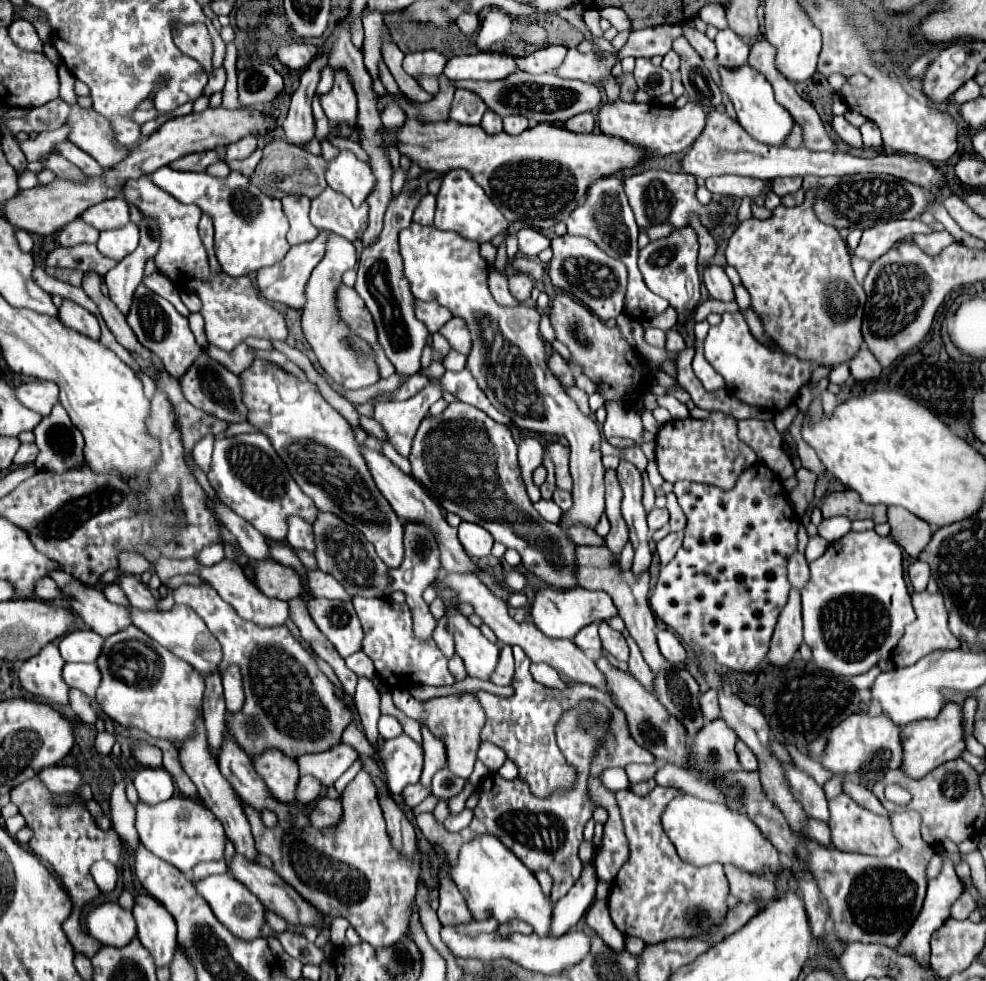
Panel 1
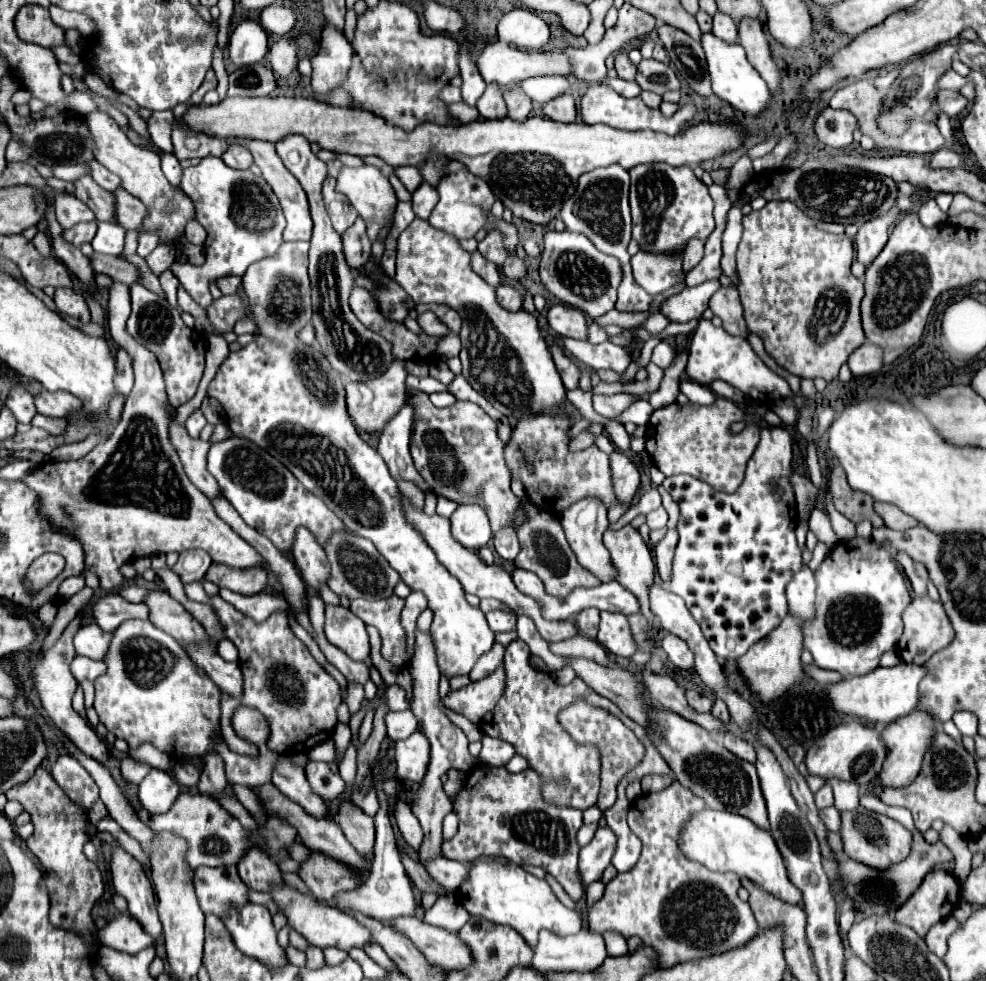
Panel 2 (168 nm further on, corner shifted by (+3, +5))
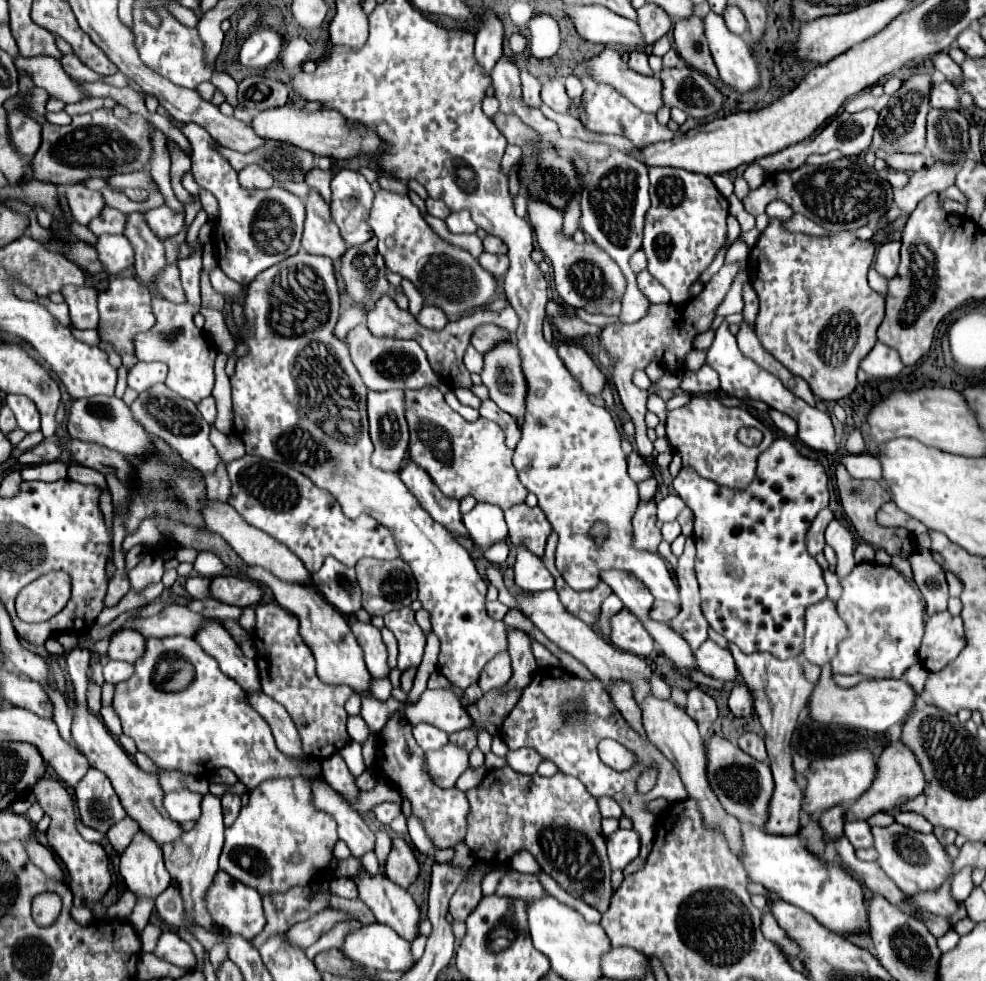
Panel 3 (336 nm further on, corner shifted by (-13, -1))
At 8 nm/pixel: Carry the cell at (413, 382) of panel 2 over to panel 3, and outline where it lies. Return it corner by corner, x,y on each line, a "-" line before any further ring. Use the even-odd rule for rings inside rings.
462,388
462,390
454,390
454,392
456,392
456,398
458,398
462,404
472,406
472,408
478,408
478,406
480,406
480,398
476,398
470,390

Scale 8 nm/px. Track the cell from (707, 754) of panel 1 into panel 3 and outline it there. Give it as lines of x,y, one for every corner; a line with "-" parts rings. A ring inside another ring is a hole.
744,684
736,686
732,690
730,698
728,698
728,706
730,706
732,714
736,714
736,716
742,716
742,714
750,712
750,706
752,706
750,702
752,702
752,696
750,696
750,692
748,692
748,688

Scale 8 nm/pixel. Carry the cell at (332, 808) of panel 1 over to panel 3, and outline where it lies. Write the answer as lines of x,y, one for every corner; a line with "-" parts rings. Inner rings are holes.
402,838
392,840
392,850
384,862
386,876
402,888
408,888
418,876
418,862
410,850
410,846

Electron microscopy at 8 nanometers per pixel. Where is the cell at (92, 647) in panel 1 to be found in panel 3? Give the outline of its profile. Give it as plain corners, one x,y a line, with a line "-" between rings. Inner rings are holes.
130,628
116,632
110,638
110,646
108,646
108,658
112,660
124,660
124,662
134,662
136,658
142,656
144,652
144,642
146,638

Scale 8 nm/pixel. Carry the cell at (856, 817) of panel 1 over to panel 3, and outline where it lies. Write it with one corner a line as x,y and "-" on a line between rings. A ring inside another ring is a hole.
894,822
884,828
872,826
872,836
880,868
906,896
912,896
920,890
934,890
950,878
950,858
946,856
944,846
936,840
934,834
920,834

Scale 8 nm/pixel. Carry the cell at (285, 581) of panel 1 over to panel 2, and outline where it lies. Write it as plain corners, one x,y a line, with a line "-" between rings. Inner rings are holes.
212,564
204,576
204,580
214,582
218,588
228,588
232,592
238,592
242,596
258,594
262,588
268,586
266,572
262,568
250,568
250,570
236,570
236,568
224,568
220,564

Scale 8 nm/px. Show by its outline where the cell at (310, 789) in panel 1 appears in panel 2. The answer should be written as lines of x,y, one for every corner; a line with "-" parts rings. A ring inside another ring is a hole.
308,762
306,776
308,776
308,782
312,784
314,792
324,796
326,800
342,798
346,792
346,782
342,780
342,776
338,772
338,764

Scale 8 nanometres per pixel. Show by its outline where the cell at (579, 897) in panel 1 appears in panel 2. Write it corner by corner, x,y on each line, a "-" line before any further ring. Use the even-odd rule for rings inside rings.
608,826
598,828
592,842
580,850
580,874
586,886
602,878
602,872
610,864
614,850
616,850
616,834

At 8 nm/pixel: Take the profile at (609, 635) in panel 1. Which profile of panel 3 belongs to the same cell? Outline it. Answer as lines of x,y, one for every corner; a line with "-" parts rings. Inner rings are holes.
622,608
612,618
610,640
620,650
632,652
642,658
648,658
654,652
652,636
648,634
648,630
644,630
644,624
628,608

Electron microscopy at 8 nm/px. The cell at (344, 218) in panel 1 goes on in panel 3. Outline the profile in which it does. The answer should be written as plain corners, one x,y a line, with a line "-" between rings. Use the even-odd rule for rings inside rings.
340,170
332,180
332,220
340,228
346,246
358,246
372,238
368,224
374,192
356,170

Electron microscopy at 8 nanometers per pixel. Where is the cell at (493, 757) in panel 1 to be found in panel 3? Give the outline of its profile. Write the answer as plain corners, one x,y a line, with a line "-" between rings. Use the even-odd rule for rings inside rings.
518,748
518,750
508,750
506,762
514,772
536,774
536,768
542,762
542,756
536,754
536,750
532,748

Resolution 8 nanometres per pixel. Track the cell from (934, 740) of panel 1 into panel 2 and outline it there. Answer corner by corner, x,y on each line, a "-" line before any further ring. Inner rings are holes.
914,710
912,714
900,716
898,720
886,724
884,730
880,732
880,740
886,746
886,760
884,760
882,770
878,774
878,784
884,788
886,786
906,788
908,784
912,784
912,780
920,772
924,752
928,750
928,744
932,744
932,732
934,732
934,720
924,710

